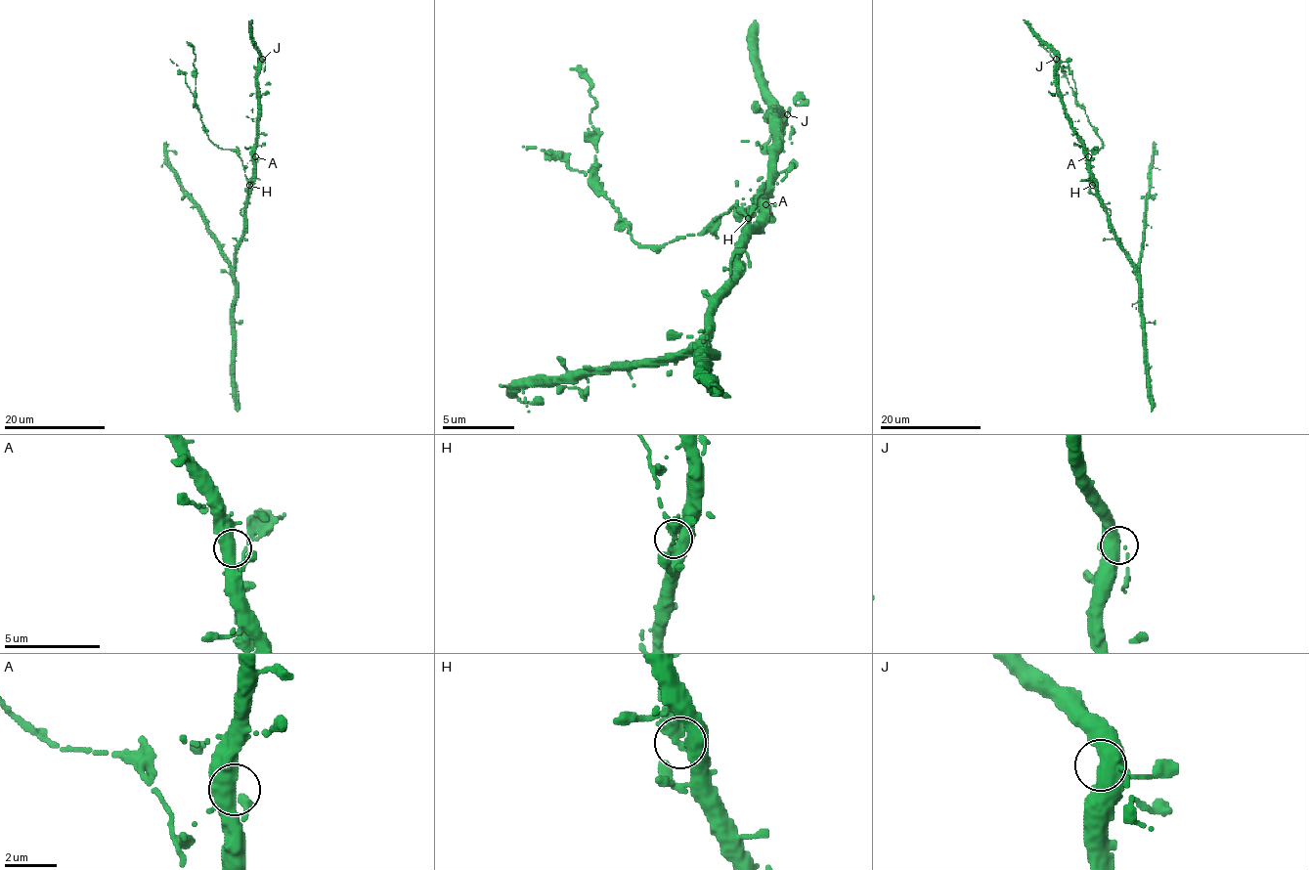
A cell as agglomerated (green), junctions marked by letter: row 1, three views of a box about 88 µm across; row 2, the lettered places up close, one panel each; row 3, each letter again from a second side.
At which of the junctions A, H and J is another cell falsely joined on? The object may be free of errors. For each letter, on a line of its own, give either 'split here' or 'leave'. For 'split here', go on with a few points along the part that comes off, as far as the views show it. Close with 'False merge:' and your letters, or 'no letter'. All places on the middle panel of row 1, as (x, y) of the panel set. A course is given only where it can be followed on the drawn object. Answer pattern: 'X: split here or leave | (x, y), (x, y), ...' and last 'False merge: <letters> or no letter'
A: leave
H: split here | (747, 219), (736, 204), (697, 234), (639, 244), (596, 176), (589, 114), (596, 101), (589, 82), (571, 67)
J: leave
False merge: H

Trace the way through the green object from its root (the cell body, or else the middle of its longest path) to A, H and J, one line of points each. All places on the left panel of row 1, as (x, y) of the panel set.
A: (244, 206), (255, 156)
H: (244, 206), (248, 185)
J: (244, 206), (253, 169), (259, 112), (257, 73), (262, 59)

